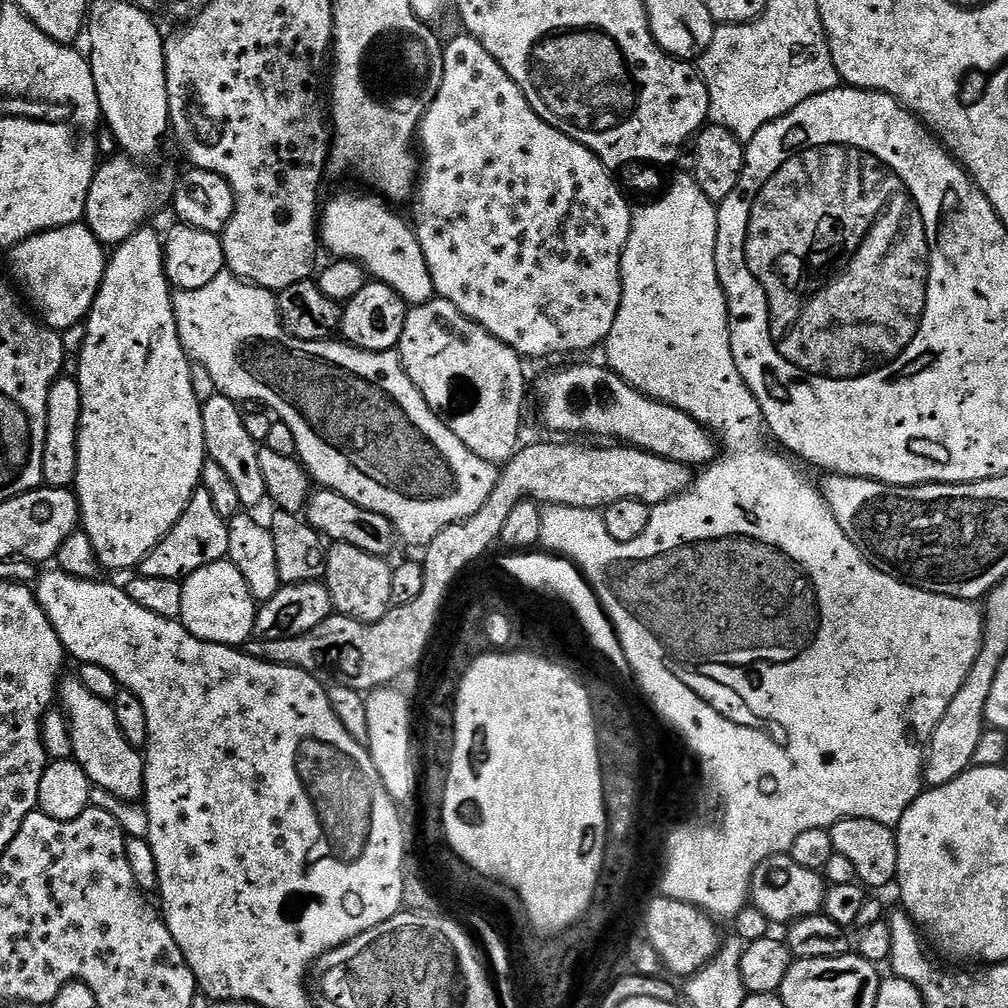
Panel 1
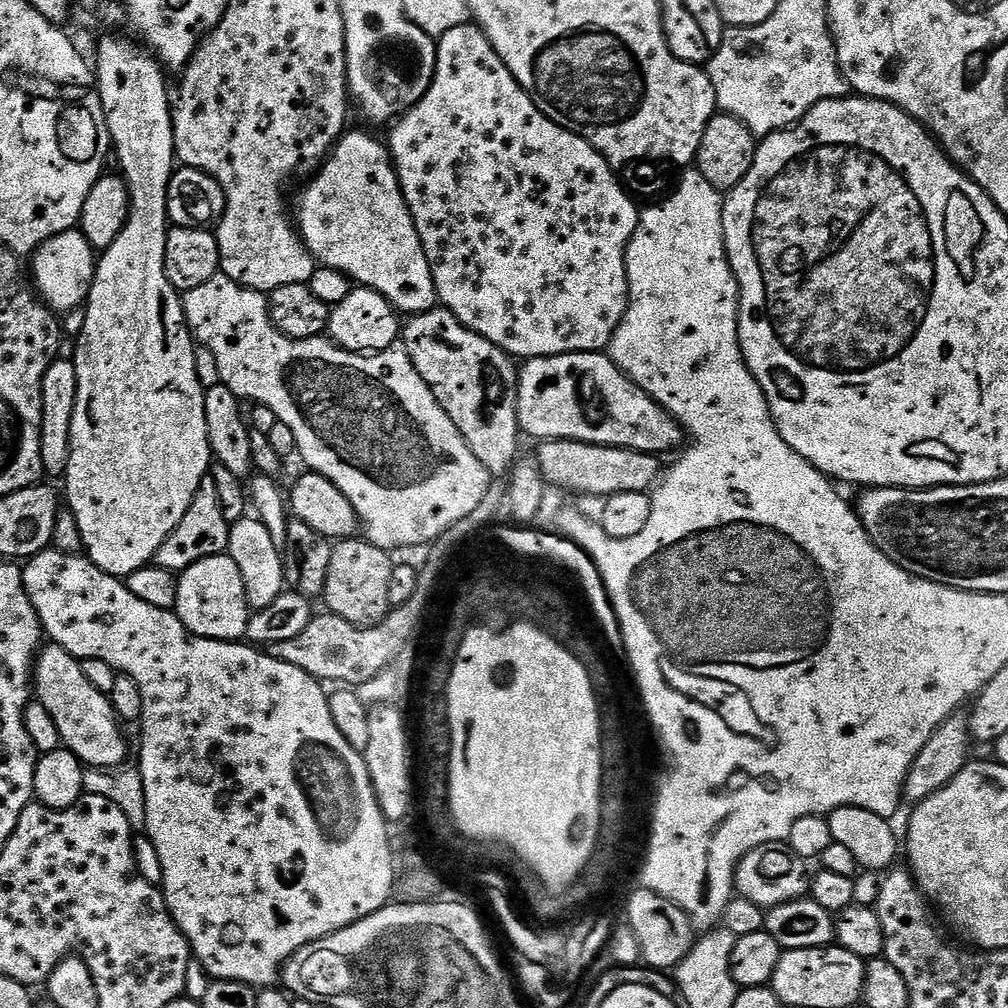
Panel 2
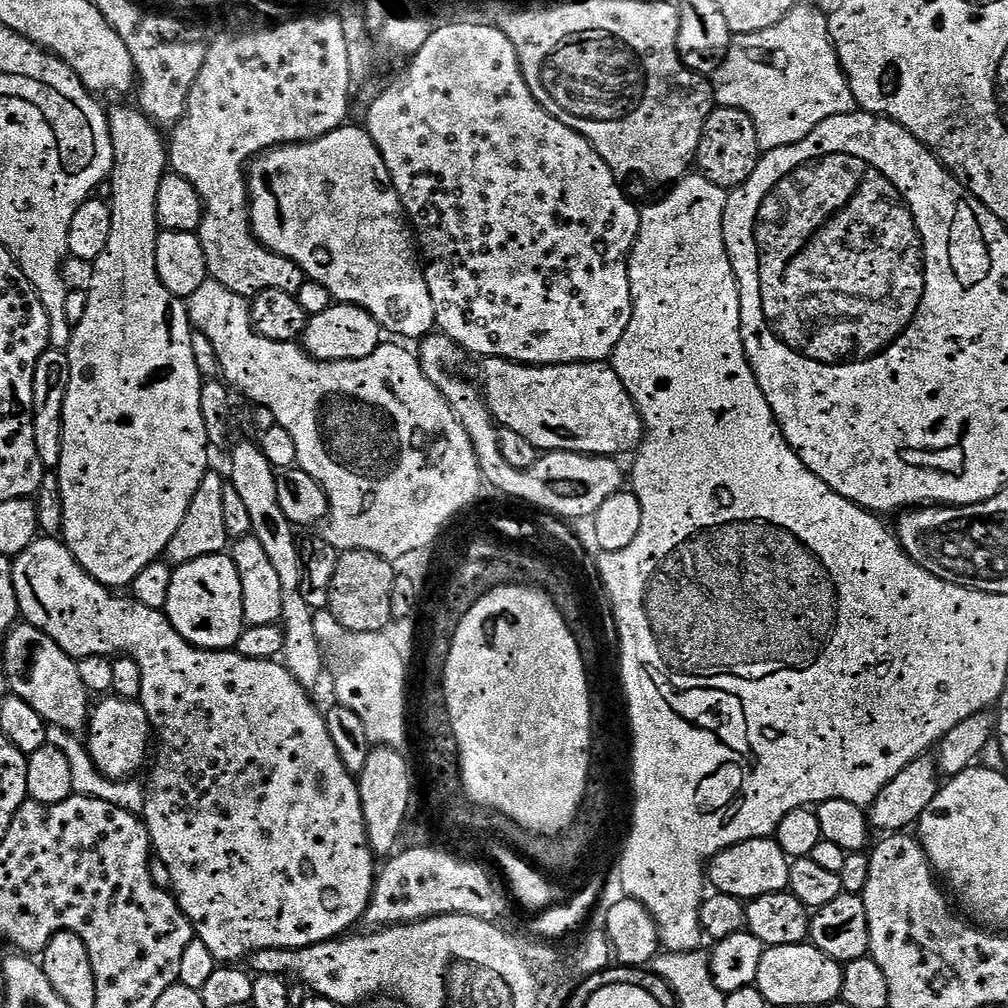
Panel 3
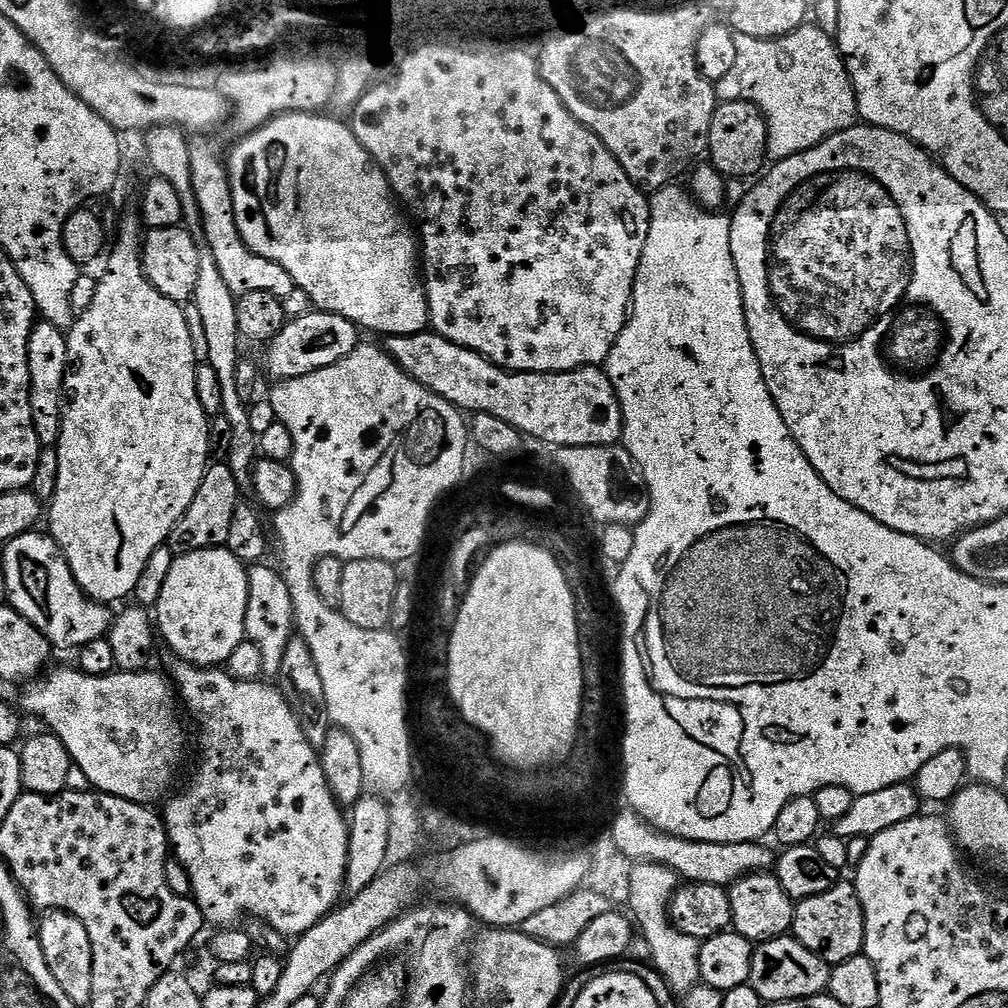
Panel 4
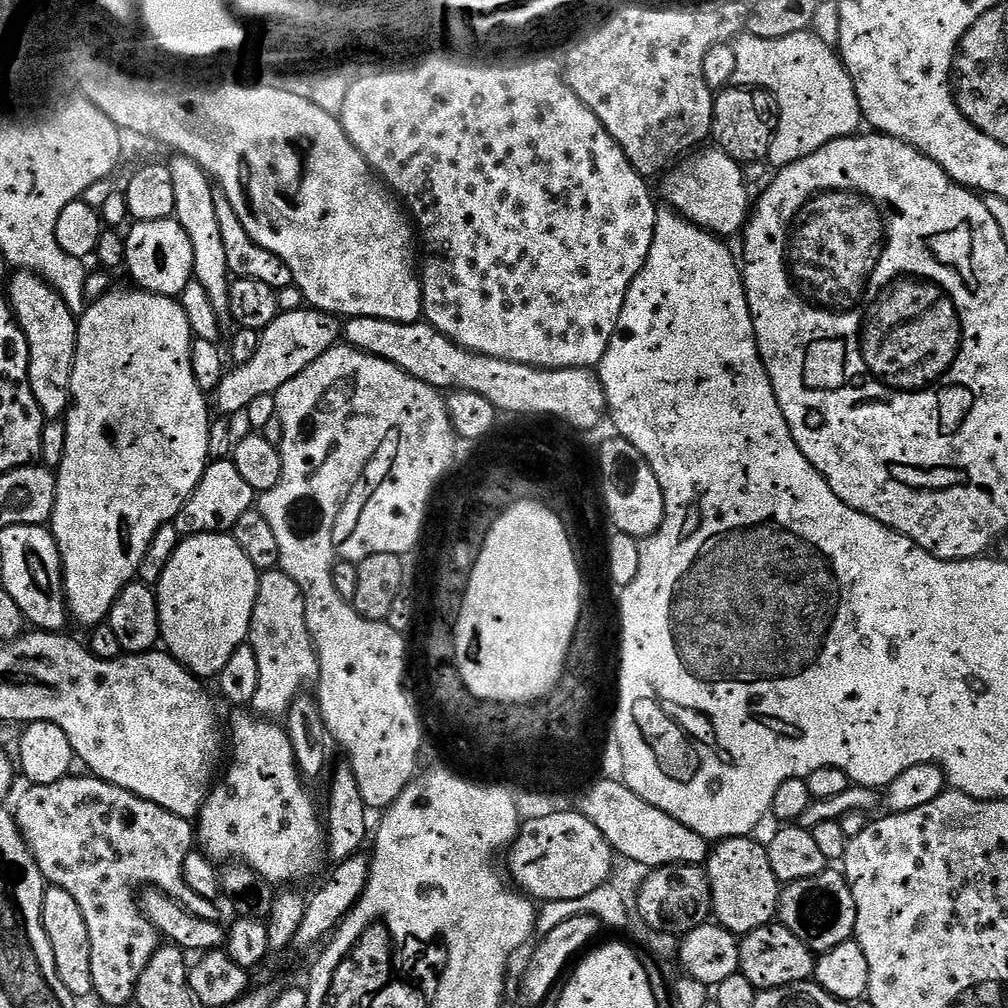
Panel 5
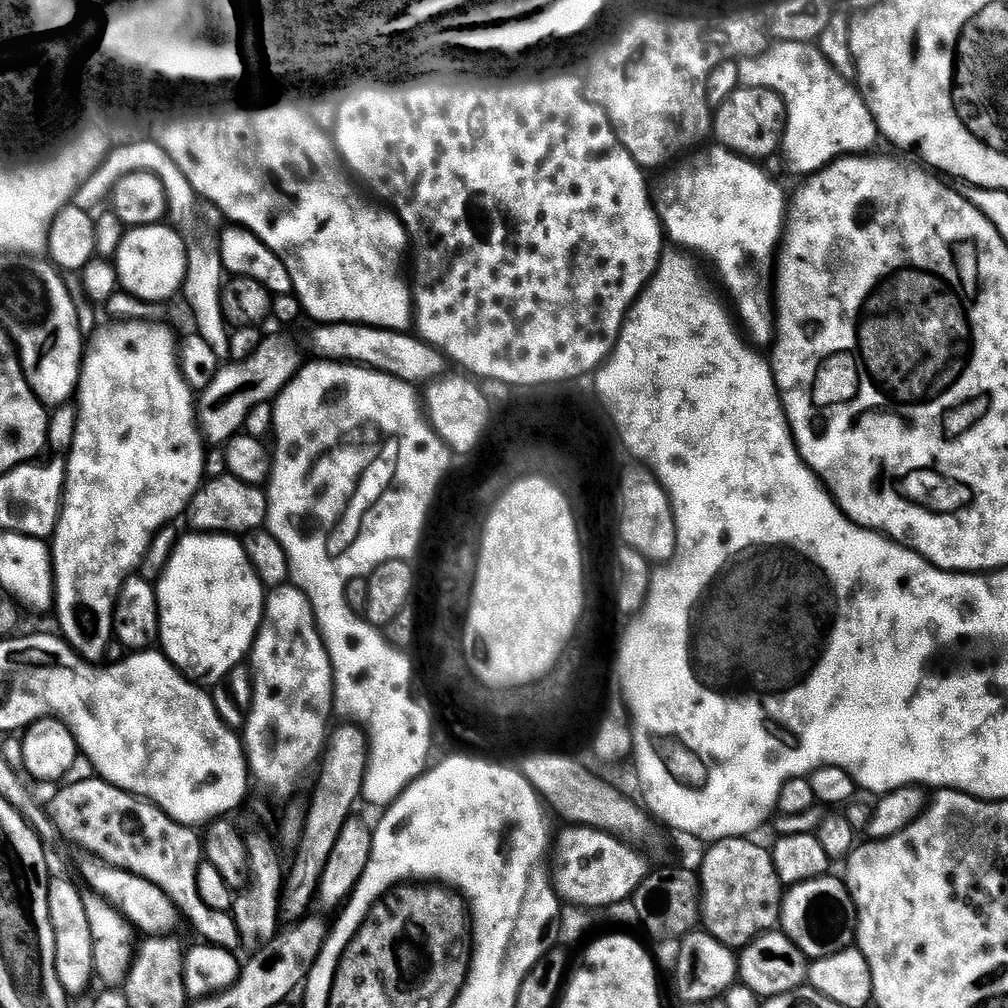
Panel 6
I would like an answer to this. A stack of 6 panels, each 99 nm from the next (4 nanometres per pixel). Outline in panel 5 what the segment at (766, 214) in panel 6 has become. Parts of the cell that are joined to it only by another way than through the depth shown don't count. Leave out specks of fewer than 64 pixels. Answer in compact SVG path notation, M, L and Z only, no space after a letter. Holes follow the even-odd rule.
M719 150L697 151L681 159L663 177L664 201L667 207L679 212L685 220L721 238L743 233L750 219L748 184L744 181L745 169Z

